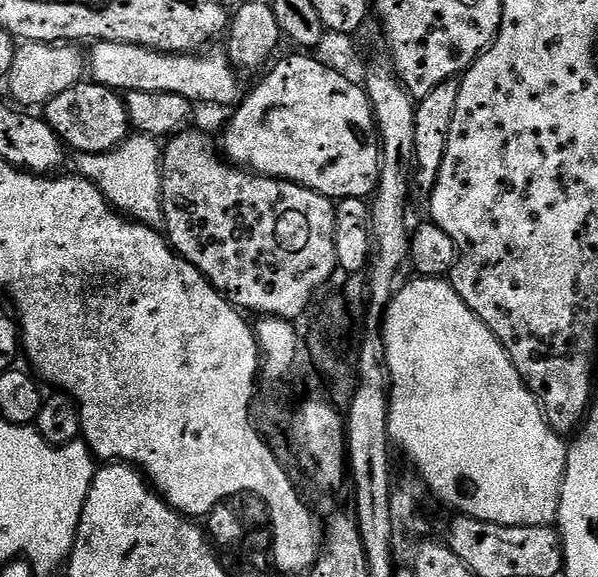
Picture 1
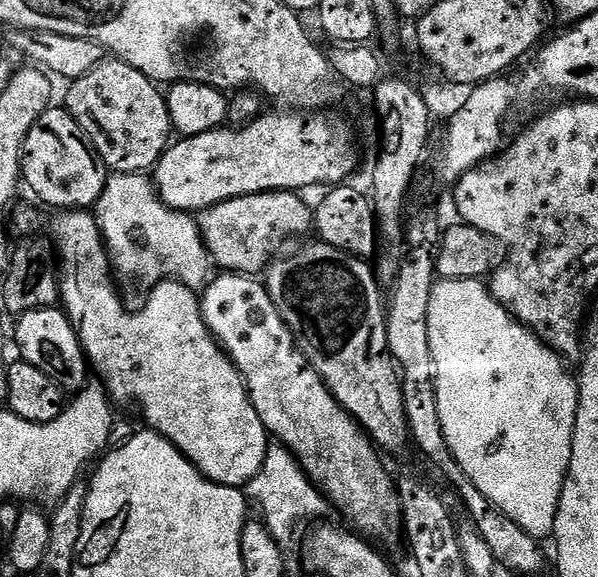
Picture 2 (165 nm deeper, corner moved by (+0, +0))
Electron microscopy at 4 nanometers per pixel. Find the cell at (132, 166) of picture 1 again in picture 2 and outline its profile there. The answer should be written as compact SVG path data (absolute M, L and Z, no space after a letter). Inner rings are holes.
M134 172L109 175L94 206L94 215L111 267L117 277L121 276L119 287L130 295L143 297L165 282L179 282L196 290L209 279L210 261L203 243L197 241L193 229L188 229L184 221L187 219L181 213L161 203L147 175Z

